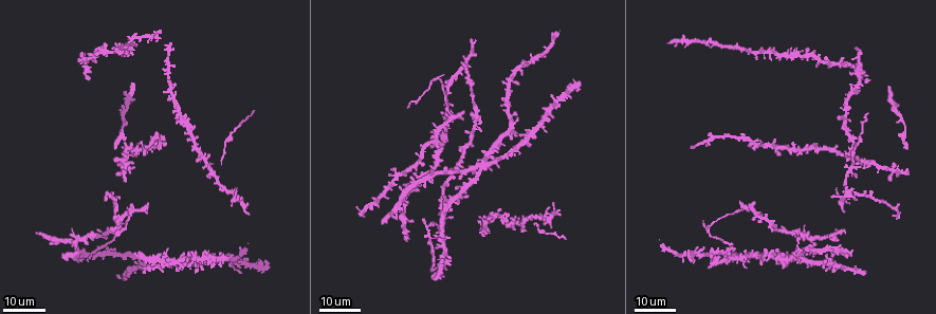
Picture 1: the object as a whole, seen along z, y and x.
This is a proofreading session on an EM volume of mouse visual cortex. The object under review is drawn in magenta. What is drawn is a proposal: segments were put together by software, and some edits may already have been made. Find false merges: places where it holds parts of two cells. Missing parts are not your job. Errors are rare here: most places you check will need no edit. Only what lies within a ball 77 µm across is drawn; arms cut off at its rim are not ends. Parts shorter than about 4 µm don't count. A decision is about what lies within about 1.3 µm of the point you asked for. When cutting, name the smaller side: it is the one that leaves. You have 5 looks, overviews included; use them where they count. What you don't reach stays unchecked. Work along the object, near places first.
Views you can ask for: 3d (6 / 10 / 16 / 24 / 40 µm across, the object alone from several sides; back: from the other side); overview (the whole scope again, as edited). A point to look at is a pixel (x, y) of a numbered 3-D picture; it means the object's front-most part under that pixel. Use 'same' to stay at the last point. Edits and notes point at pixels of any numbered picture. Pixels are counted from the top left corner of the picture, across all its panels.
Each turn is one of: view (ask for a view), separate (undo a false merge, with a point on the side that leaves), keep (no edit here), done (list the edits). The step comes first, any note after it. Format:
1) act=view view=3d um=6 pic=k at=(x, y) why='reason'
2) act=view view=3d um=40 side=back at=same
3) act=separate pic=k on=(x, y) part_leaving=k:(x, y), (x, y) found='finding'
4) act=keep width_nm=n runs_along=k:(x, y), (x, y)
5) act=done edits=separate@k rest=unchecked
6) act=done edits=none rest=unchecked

act=view view=3d um=24 pic=1 at=(835, 249) why='thick turns thin'

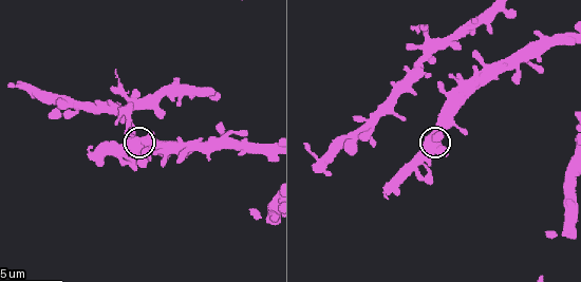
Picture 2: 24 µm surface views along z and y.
act=view view=3d um=10 at=same

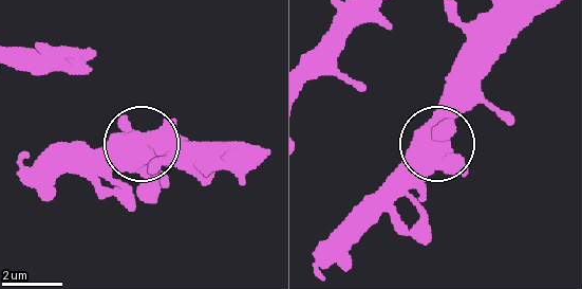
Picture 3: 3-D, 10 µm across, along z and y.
act=keep found='all the same cell'

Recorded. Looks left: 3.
act=view view=3d um=24 pic=1 at=(850, 167) why='looks like a crossing'

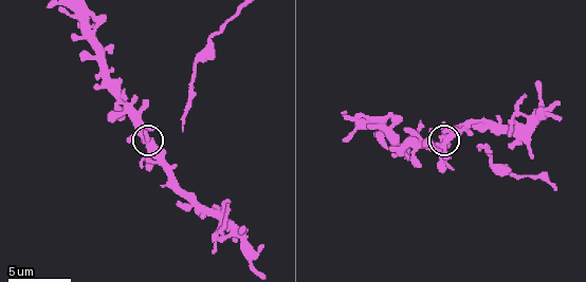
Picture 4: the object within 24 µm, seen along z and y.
act=view view=3d um=6 pic=4 at=(151, 142) why='closer look'

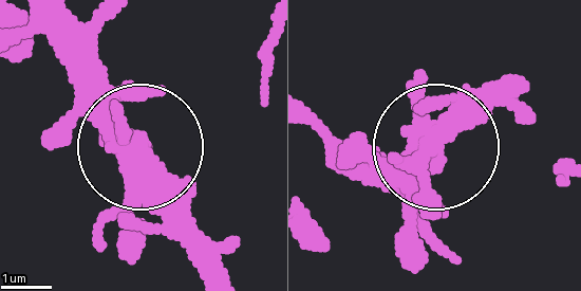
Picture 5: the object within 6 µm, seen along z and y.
act=keep width_nm=420 found='one cell here'

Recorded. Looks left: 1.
act=view view=3d um=16 pic=4 at=(210, 39) why='calibre changes'

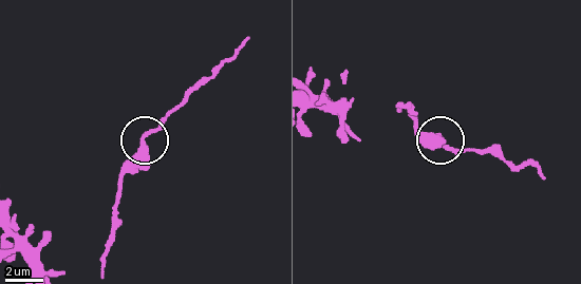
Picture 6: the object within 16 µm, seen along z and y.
act=keep found='continuous, no second cell'

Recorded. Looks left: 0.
act=done edits=none rest=unchecked

